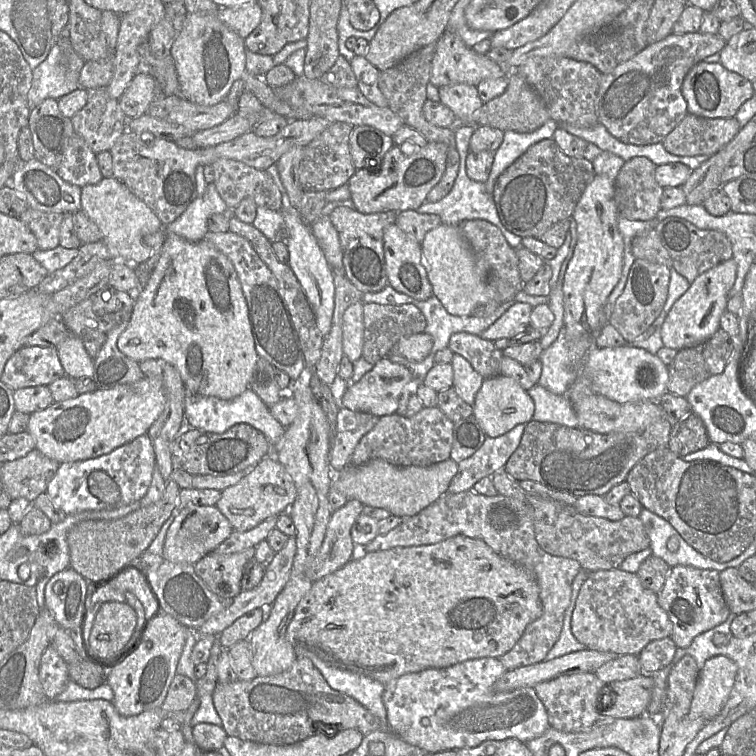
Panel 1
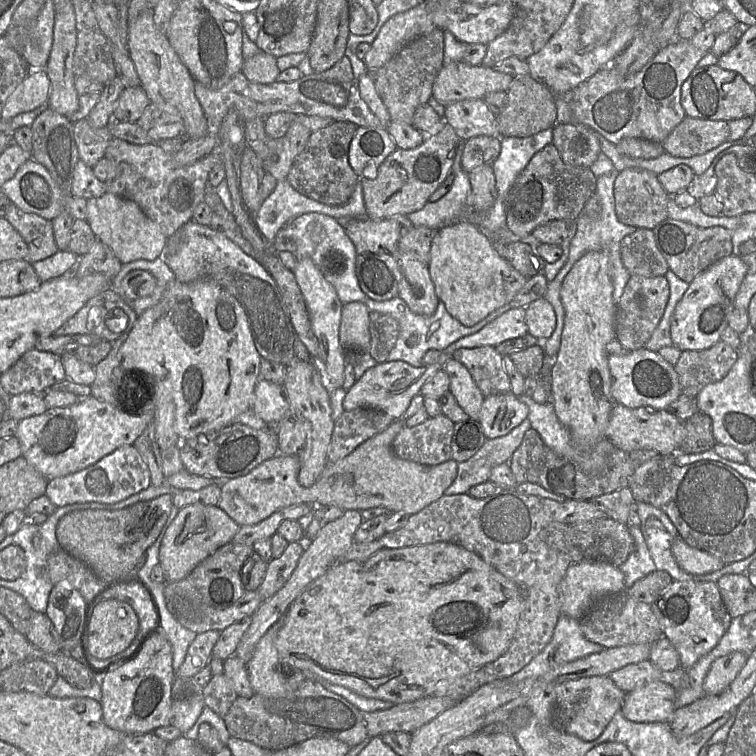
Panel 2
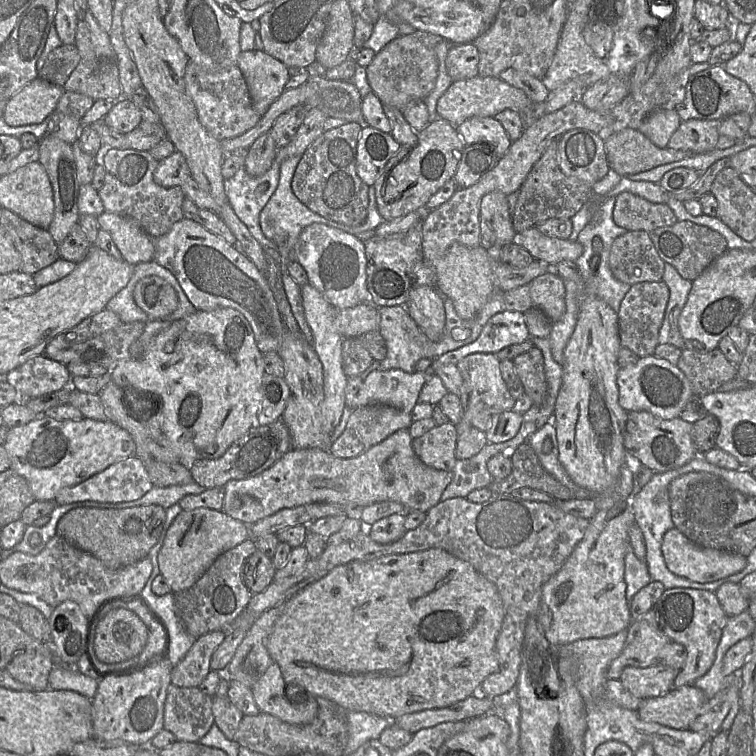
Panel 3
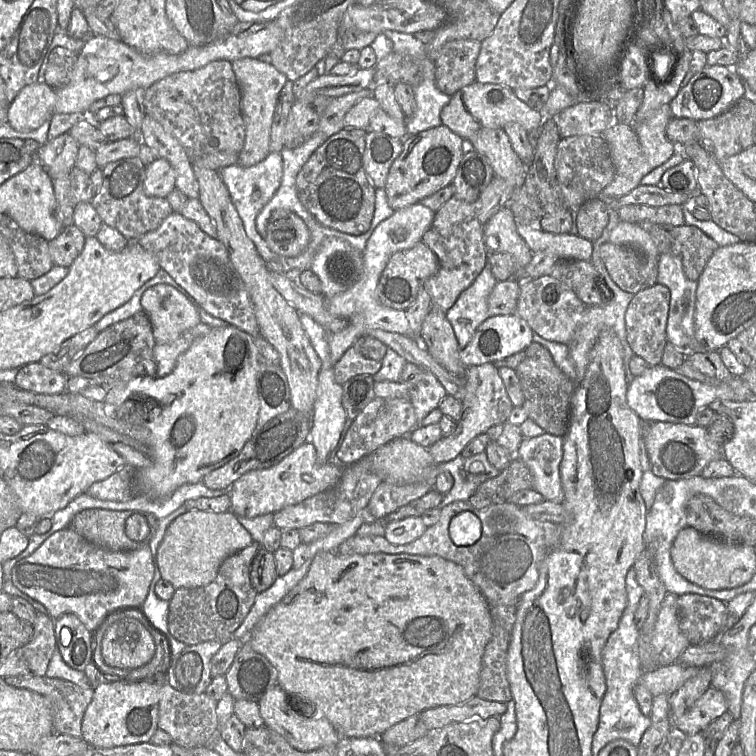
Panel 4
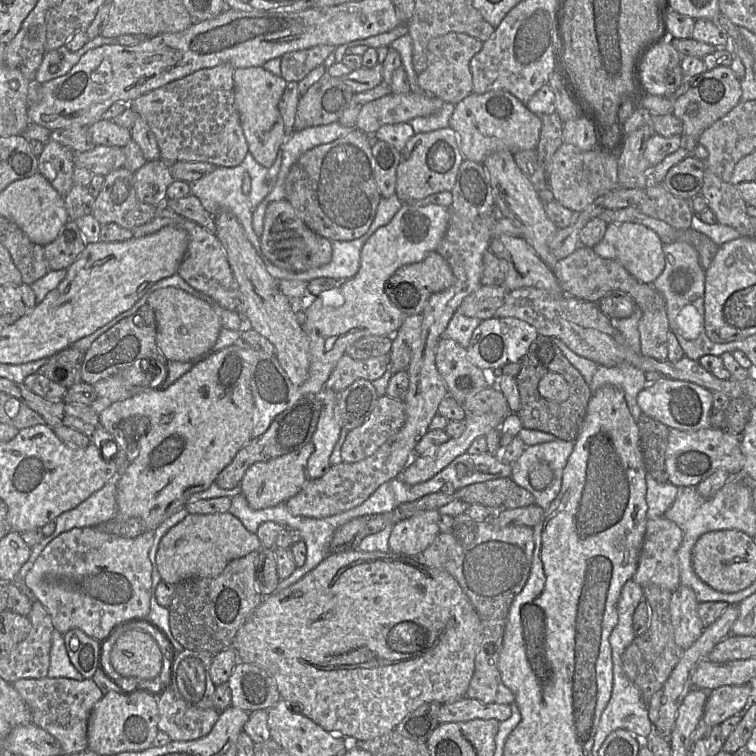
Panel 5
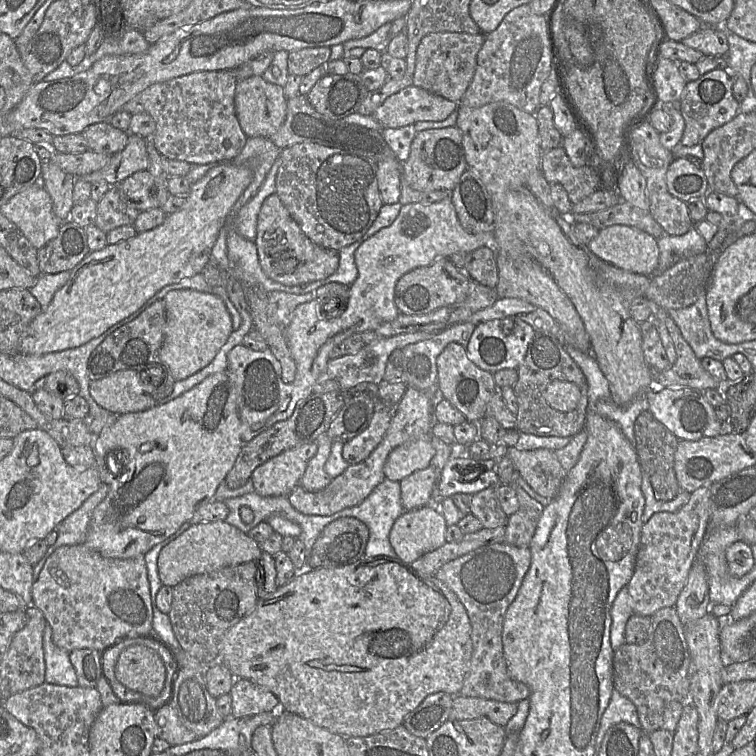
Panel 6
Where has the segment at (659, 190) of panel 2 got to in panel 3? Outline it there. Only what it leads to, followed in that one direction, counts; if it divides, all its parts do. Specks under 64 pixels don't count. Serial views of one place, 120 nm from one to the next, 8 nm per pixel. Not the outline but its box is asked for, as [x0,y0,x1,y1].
[613,192,678,231]

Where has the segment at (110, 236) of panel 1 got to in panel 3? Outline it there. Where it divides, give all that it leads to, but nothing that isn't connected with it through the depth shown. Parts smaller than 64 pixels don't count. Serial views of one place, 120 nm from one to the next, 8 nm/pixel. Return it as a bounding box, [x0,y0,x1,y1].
[97,211,155,265]

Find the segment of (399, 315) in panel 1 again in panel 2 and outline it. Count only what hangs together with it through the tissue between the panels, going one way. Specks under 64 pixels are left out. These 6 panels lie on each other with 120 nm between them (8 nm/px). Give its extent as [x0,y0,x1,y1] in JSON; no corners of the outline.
[369,311,399,363]

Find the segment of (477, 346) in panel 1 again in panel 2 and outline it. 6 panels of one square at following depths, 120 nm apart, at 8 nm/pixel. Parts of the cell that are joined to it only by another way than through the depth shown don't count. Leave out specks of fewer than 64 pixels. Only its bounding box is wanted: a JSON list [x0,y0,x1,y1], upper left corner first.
[453,347,511,397]

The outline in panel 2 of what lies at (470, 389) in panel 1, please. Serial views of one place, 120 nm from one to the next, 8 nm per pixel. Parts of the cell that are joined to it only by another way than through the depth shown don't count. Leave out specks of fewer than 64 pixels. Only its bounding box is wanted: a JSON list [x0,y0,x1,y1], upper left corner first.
[443,358,484,420]

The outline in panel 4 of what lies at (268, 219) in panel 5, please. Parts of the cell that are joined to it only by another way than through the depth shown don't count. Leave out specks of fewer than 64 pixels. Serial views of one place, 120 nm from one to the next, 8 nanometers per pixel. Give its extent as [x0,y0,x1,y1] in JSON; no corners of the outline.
[265,209,309,258]

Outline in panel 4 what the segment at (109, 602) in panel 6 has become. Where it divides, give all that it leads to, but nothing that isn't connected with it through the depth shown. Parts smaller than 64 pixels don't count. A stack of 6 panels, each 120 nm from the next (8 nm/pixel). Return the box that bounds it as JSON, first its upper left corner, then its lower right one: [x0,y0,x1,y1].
[10,528,154,632]

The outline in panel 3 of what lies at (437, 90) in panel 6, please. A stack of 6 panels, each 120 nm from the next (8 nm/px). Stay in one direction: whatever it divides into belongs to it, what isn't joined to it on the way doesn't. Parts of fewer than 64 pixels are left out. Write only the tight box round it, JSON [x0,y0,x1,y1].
[445,43,479,82]

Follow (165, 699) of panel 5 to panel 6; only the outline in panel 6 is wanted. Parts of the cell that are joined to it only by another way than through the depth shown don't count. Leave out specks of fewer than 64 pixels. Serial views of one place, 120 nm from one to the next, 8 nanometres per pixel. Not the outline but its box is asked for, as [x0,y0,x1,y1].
[155,702,198,746]

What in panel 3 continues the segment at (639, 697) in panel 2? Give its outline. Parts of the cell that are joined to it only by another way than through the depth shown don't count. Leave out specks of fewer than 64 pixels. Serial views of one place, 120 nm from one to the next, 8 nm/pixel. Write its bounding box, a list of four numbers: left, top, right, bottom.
[637,685,707,730]

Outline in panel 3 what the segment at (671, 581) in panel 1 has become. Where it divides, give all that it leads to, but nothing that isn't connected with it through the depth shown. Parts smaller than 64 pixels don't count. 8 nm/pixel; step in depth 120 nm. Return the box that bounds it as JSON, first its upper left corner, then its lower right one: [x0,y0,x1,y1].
[652,588,728,687]

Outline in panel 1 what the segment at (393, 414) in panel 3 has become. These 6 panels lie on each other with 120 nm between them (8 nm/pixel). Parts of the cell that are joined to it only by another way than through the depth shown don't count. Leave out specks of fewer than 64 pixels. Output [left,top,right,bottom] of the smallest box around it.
[330,408,379,473]

